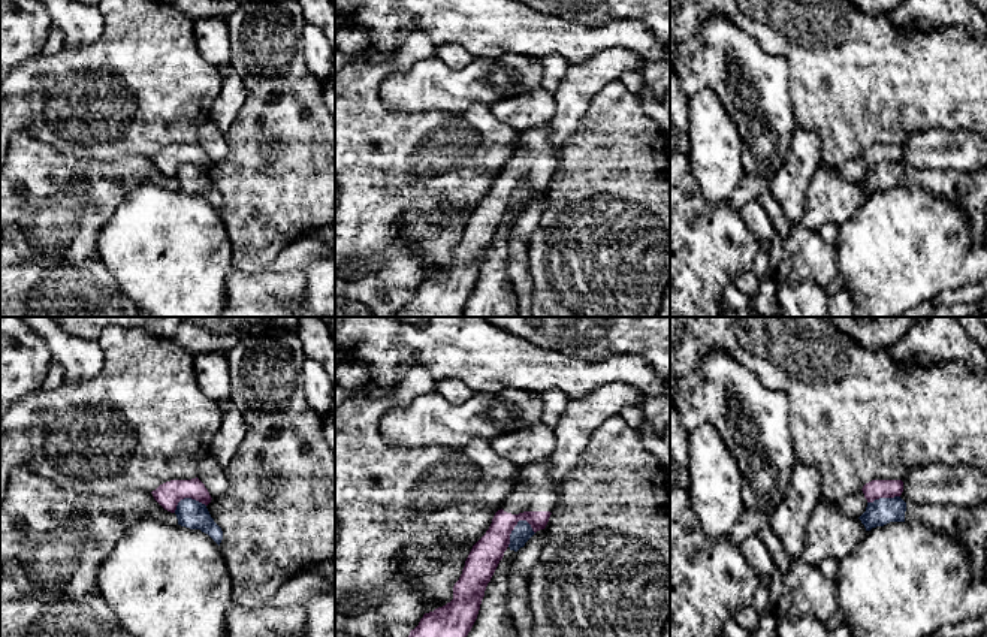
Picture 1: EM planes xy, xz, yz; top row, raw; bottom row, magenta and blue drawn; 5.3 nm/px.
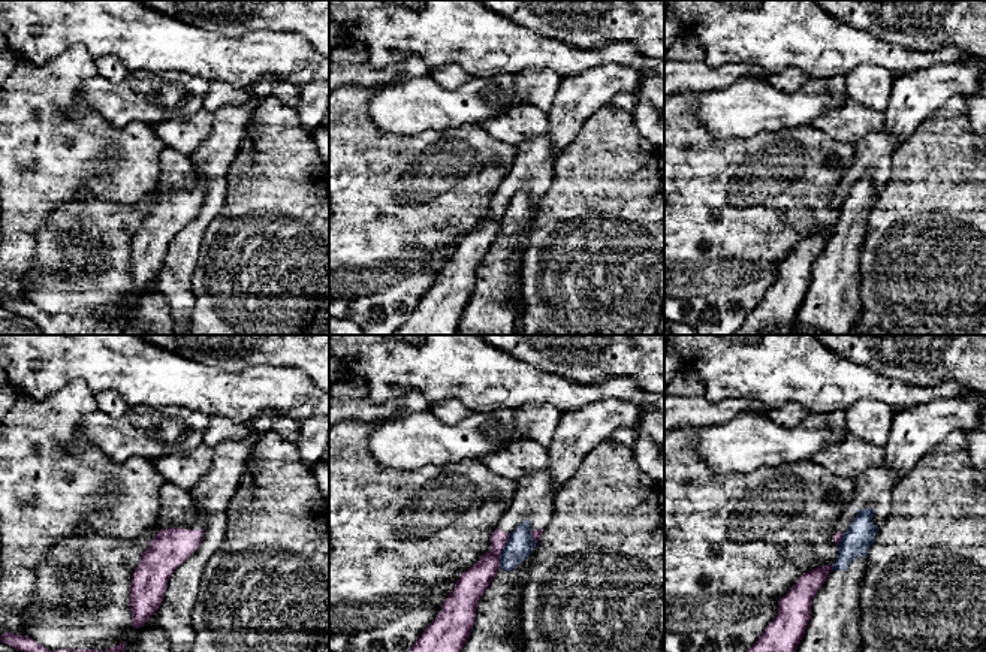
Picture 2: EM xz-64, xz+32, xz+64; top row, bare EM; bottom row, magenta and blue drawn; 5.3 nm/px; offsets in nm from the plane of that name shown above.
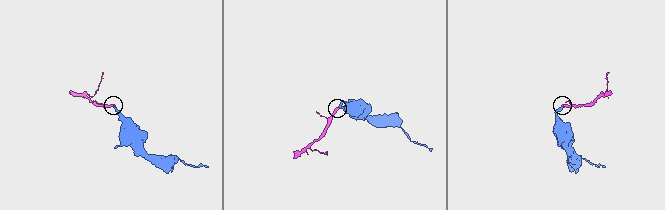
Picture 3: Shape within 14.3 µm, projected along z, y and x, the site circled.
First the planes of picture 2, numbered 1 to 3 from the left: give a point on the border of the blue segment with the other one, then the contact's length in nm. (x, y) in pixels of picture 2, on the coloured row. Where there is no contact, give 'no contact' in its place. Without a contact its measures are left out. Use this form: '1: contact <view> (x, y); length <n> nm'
1: no contact
2: contact xz+32 (501, 549); length 190 nm
3: contact xz+64 (831, 567); length 30 nm

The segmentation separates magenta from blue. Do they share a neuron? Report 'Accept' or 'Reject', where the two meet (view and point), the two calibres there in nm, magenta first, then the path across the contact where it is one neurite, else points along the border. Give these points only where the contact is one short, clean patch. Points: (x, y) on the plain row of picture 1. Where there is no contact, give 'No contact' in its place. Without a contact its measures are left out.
Reject. Touches magenta at xz (512, 195). Thickness 160 nm (magenta) against 100 nm. Boundary: xz (525, 184), (516, 189), (507, 211)

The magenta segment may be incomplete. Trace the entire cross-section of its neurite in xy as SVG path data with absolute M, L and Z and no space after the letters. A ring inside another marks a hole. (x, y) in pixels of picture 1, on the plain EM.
M197 142L191 145L166 147L151 159L154 164L170 178L175 178L178 167L184 163L196 164L205 170L212 164L208 154Z

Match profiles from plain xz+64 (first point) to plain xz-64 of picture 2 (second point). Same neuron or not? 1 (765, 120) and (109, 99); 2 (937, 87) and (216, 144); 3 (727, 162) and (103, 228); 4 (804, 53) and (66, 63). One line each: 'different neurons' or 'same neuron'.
1: same neuron
2: same neuron
3: different neurons
4: different neurons

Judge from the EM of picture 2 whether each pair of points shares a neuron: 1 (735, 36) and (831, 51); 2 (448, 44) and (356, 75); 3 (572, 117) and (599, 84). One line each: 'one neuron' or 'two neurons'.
1: one neuron
2: two neurons
3: one neuron

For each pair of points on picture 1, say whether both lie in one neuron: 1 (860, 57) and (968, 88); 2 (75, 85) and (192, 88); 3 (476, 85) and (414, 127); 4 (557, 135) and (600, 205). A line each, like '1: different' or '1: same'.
1: same
2: same
3: different
4: different

